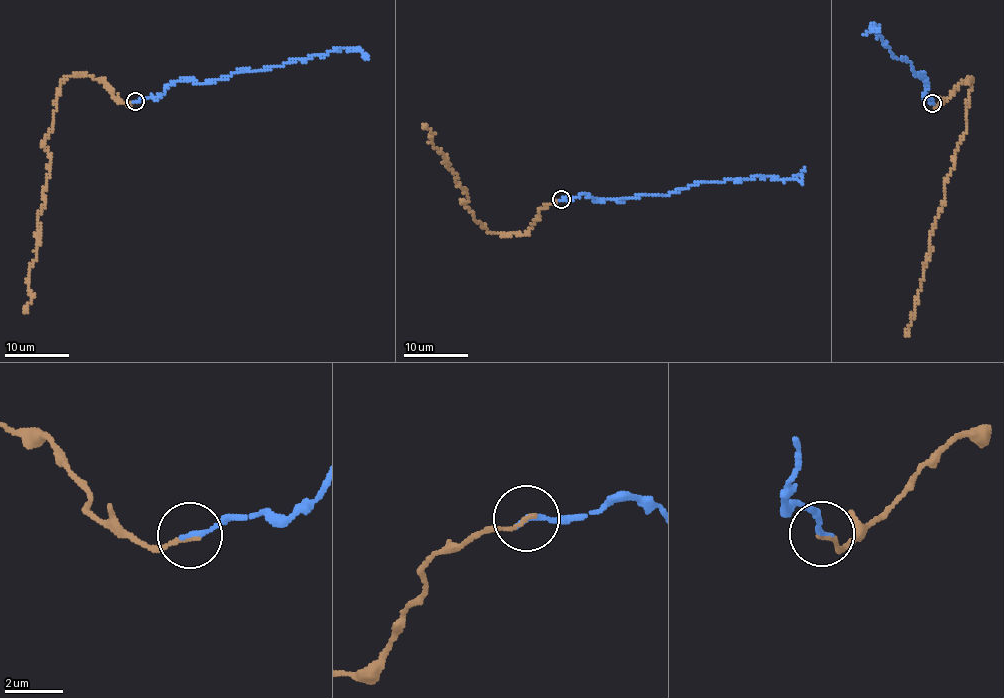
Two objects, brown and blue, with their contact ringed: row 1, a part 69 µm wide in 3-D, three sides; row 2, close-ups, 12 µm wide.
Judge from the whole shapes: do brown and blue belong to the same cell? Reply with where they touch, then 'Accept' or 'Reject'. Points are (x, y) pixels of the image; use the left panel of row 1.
Place: (135, 101). Accept

